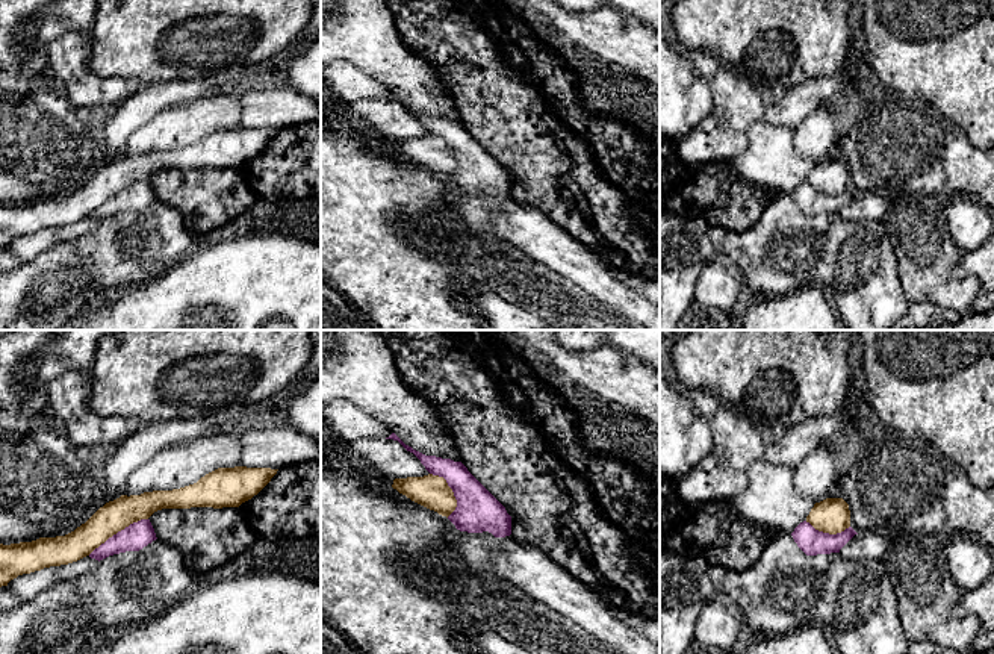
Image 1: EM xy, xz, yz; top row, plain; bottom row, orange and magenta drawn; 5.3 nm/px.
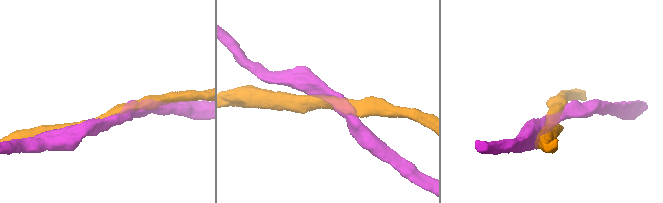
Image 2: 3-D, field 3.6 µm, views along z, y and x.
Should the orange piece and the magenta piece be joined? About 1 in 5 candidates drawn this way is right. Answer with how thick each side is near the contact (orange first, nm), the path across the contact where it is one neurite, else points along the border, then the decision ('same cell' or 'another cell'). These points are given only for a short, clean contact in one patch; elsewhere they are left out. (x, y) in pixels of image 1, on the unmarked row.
160/140 nm | another cell

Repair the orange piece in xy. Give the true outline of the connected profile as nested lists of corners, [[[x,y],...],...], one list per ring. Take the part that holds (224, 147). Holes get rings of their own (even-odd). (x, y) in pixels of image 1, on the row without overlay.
[[[218,129],[197,144],[141,156],[121,156],[106,164],[85,185],[65,197],[0,204],[0,248],[18,236],[61,227],[89,216],[109,198],[162,170],[239,168],[257,156],[277,135],[271,129]]]

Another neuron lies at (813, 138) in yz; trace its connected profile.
[[[828,106],[817,109],[794,130],[794,148],[799,156],[812,157],[815,164],[829,159],[835,142],[835,123]]]

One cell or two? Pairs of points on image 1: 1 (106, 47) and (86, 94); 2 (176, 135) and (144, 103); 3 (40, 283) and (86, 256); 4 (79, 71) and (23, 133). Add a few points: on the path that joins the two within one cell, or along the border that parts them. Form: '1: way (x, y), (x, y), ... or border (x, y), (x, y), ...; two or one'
1: border (90, 38), (88, 67), (129, 84); two
2: border (188, 100), (158, 111), (129, 138); two
3: way (52, 283), (59, 283), (74, 268); one
4: border (50, 70), (62, 84); two

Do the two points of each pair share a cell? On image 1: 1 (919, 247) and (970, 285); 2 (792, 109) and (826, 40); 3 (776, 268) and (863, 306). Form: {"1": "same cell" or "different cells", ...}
{"1": "same cell", "2": "different cells", "3": "same cell"}

